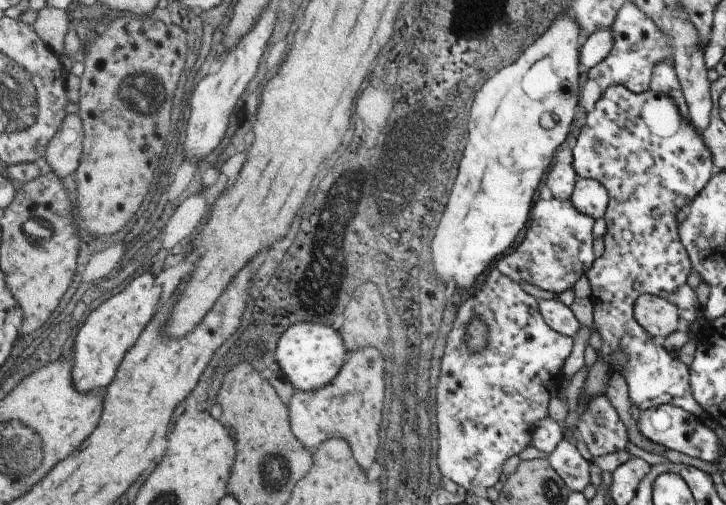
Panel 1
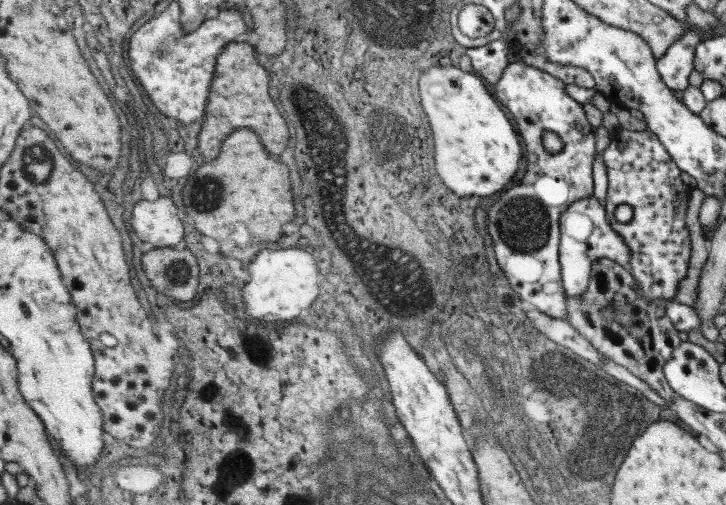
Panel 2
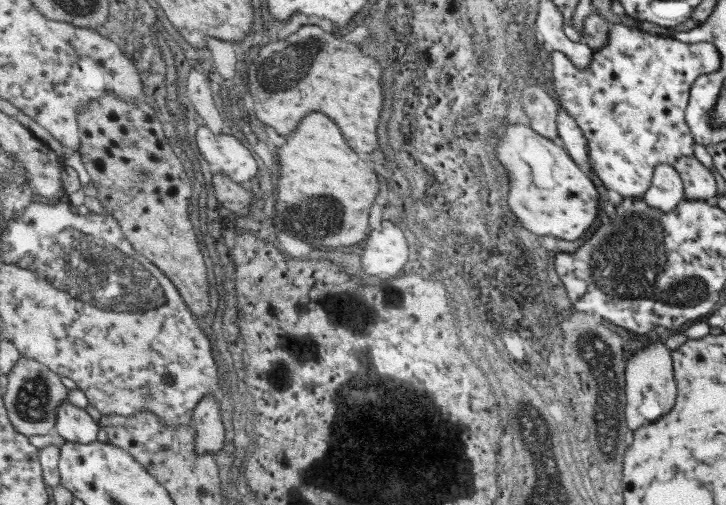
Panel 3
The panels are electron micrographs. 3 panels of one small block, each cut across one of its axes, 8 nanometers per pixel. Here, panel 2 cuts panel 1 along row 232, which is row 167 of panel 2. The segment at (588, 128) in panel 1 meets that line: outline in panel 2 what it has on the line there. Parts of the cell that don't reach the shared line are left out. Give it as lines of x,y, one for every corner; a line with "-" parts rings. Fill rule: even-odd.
617,130
611,134
609,146
603,150
603,164
607,172
607,196
605,214
611,228
623,238
631,252
631,260
625,266
637,284
637,294
649,302
673,300
679,280
687,276
691,258
691,238
685,224
685,210
691,196
691,188
679,178
679,168
671,154
661,146
651,132
627,132
-
619,204
627,204
633,210
633,218
619,224
613,218
613,210

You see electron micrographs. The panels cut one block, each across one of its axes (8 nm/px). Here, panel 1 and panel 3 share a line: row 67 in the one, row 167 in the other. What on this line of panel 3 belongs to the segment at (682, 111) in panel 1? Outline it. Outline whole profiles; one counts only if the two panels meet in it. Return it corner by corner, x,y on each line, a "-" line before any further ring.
659,164
653,168
651,188
641,196
647,208
659,210
661,214
669,214
683,202
683,182
673,166

